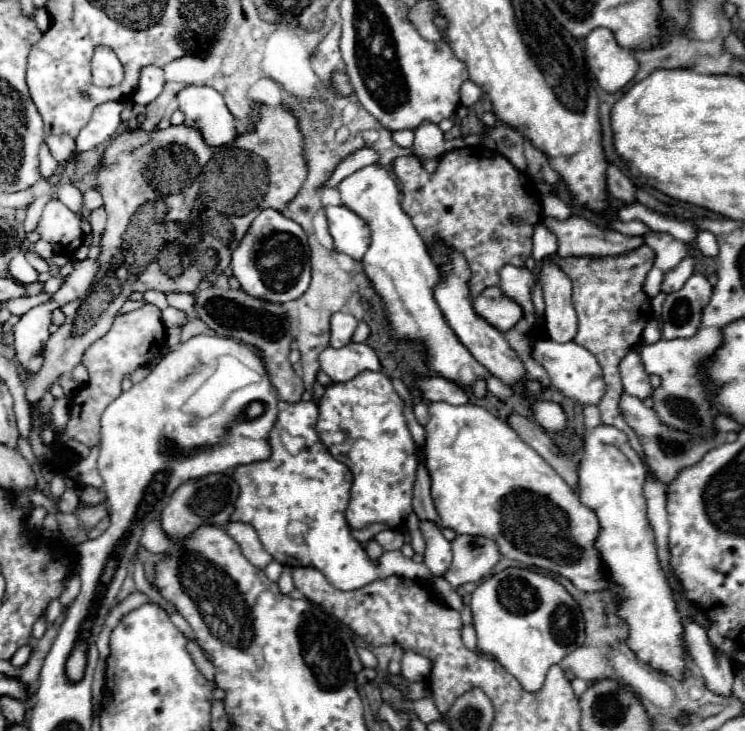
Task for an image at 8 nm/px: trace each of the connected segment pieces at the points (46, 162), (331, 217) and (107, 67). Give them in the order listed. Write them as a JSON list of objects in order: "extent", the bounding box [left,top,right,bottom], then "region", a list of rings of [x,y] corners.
[{"extent":[40,142,56,182],"region":[[[44,142],[40,149],[40,161],[40,172],[43,177],[40,182],[46,182],[48,174],[52,174],[56,169],[56,160],[50,156],[50,152],[48,152],[48,148],[46,148],[46,144]]]},{"extent":[326,206,370,260],"region":[[[328,206],[326,216],[336,250],[352,256],[354,260],[362,260],[370,246],[368,224],[346,206]]]},{"extent":[92,46,122,86],"region":[[[98,46],[92,58],[92,82],[96,86],[116,86],[122,82],[122,62],[112,48]]]}]

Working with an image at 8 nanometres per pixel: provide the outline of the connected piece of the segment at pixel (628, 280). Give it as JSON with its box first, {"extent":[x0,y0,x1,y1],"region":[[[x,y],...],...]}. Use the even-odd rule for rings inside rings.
{"extent":[550,244,654,456],"region":[[[642,244],[640,248],[634,248],[618,256],[566,256],[562,258],[558,254],[552,254],[550,260],[572,280],[572,288],[574,288],[572,300],[574,300],[574,308],[580,320],[580,330],[574,342],[590,350],[598,358],[602,372],[604,372],[606,394],[598,404],[602,422],[626,432],[630,446],[642,456],[642,446],[638,442],[638,436],[634,436],[634,430],[626,424],[618,408],[618,400],[624,394],[620,374],[618,374],[618,364],[622,356],[630,352],[630,348],[640,344],[642,330],[652,320],[652,300],[644,292],[644,280],[654,264],[654,250]],[[646,304],[648,304],[648,318],[646,318]]]}

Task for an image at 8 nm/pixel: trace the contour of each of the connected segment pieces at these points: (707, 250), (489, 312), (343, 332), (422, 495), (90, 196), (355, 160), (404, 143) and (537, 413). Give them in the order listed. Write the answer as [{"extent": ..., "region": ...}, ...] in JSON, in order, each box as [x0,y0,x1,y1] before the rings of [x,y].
[{"extent":[696,230,718,256],"region":[[[708,230],[698,232],[696,244],[698,244],[698,248],[700,248],[700,252],[702,252],[704,256],[716,256],[716,254],[718,254],[718,242],[716,242],[716,236],[714,236],[712,232],[708,232]]]},{"extent":[474,286,524,332],"region":[[[492,286],[486,288],[476,300],[474,300],[474,310],[486,320],[490,322],[494,328],[498,328],[500,332],[508,332],[510,328],[514,328],[520,318],[524,316],[522,306],[518,302],[514,302],[512,298],[504,296],[500,286]]]},{"extent":[330,312,358,348],"region":[[[334,312],[330,318],[330,346],[342,348],[352,340],[358,320],[348,312]]]},{"extent":[412,464,440,526],"region":[[[422,464],[418,466],[418,476],[416,476],[416,484],[414,484],[412,508],[414,508],[414,512],[416,512],[416,516],[418,516],[420,520],[434,522],[436,526],[440,526],[438,512],[436,512],[434,502],[432,502],[432,496],[430,496],[430,474],[428,474],[428,470],[426,470]]]},{"extent":[84,188,102,212],"region":[[[94,188],[86,190],[86,192],[84,192],[84,210],[90,212],[90,210],[100,208],[100,206],[102,206],[102,196],[100,196],[100,192],[94,190]]]},{"extent":[324,146,378,188],"region":[[[368,146],[354,150],[352,154],[348,154],[348,156],[334,168],[334,172],[332,172],[332,174],[328,176],[328,180],[324,182],[324,188],[336,188],[336,186],[340,184],[340,180],[344,180],[344,178],[350,176],[352,172],[356,172],[356,170],[360,170],[360,168],[364,168],[364,166],[376,162],[376,160],[378,160],[376,150],[372,150],[372,148],[368,148]]]},{"extent":[392,130,414,148],"region":[[[398,130],[398,132],[392,132],[392,140],[394,140],[400,148],[412,148],[414,132],[412,132],[412,130]]]},{"extent":[530,400,568,434],"region":[[[532,400],[530,404],[532,412],[534,412],[534,420],[550,434],[562,434],[568,426],[568,418],[566,412],[560,404],[550,402],[550,400]]]}]

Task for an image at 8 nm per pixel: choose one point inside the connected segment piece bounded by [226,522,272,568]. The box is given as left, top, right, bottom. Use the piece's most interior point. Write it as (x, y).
(244, 535)

